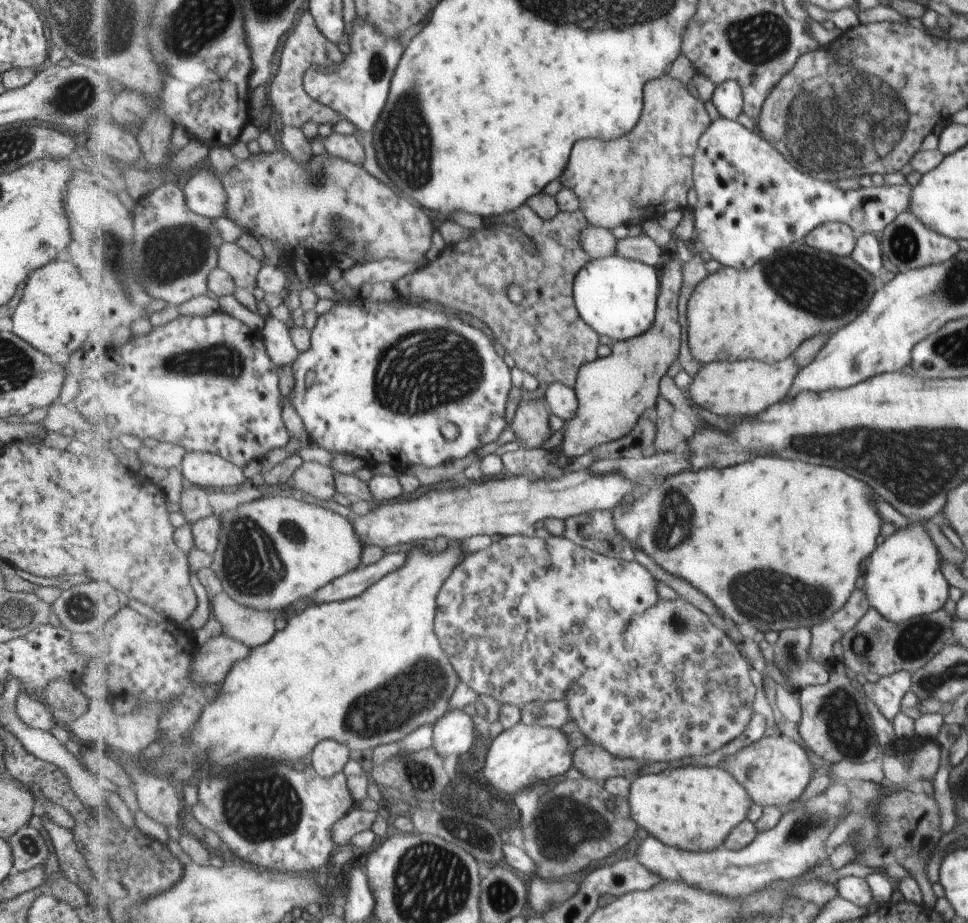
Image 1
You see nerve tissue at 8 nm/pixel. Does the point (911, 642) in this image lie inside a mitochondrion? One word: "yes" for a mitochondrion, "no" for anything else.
yes

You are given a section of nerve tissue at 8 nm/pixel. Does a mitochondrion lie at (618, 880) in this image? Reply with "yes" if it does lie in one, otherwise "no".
no

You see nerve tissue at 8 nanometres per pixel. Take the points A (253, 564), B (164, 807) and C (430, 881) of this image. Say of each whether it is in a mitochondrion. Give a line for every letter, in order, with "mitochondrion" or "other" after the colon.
A: mitochondrion
B: other
C: mitochondrion

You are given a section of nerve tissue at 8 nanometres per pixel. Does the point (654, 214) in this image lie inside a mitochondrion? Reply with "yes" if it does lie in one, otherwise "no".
no

